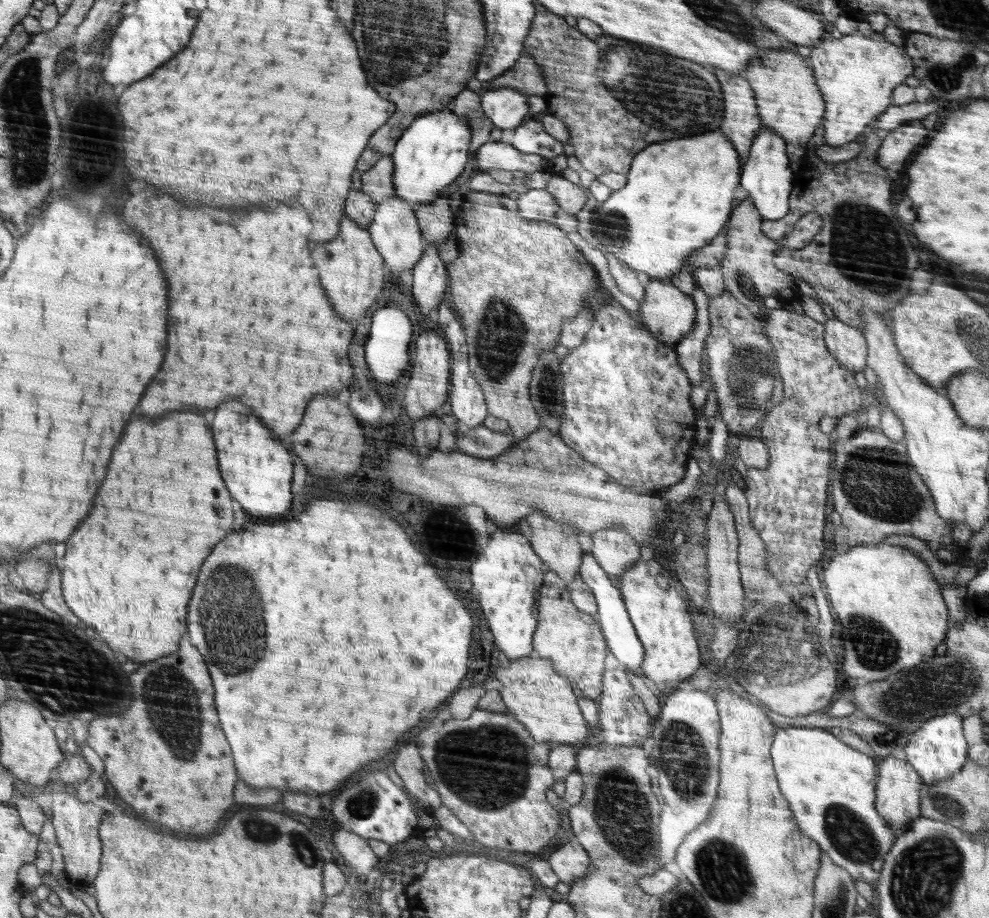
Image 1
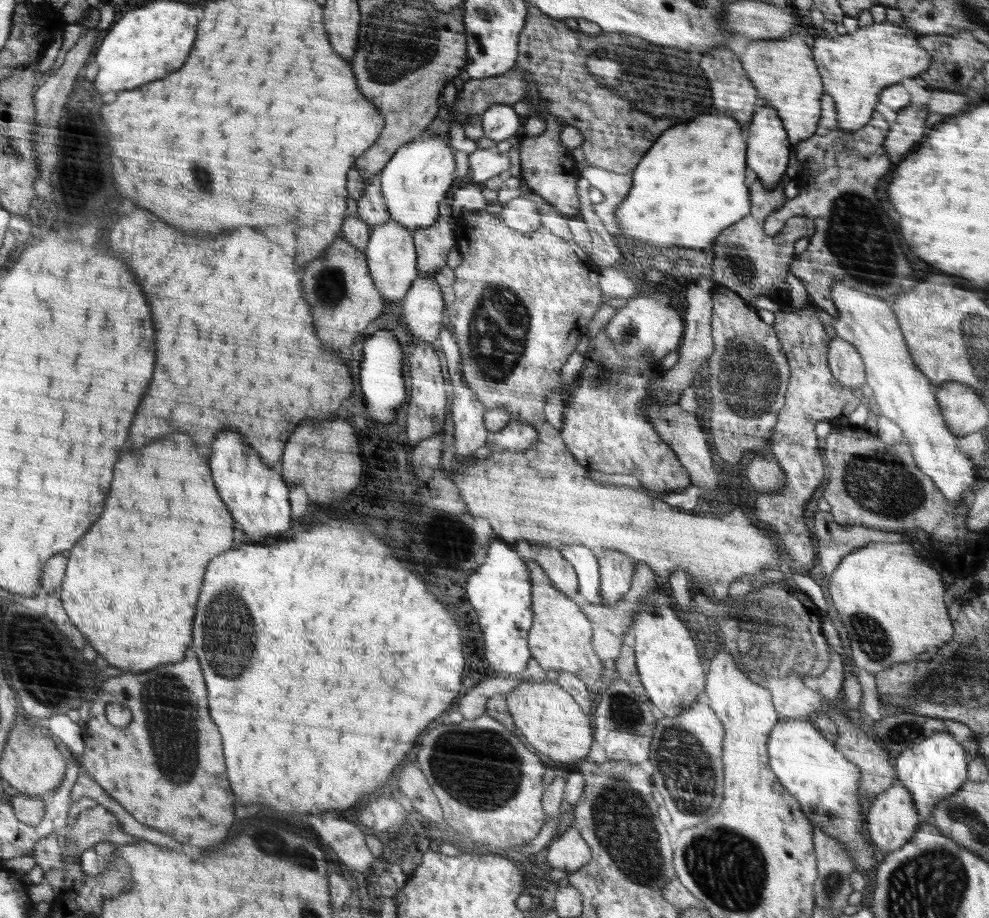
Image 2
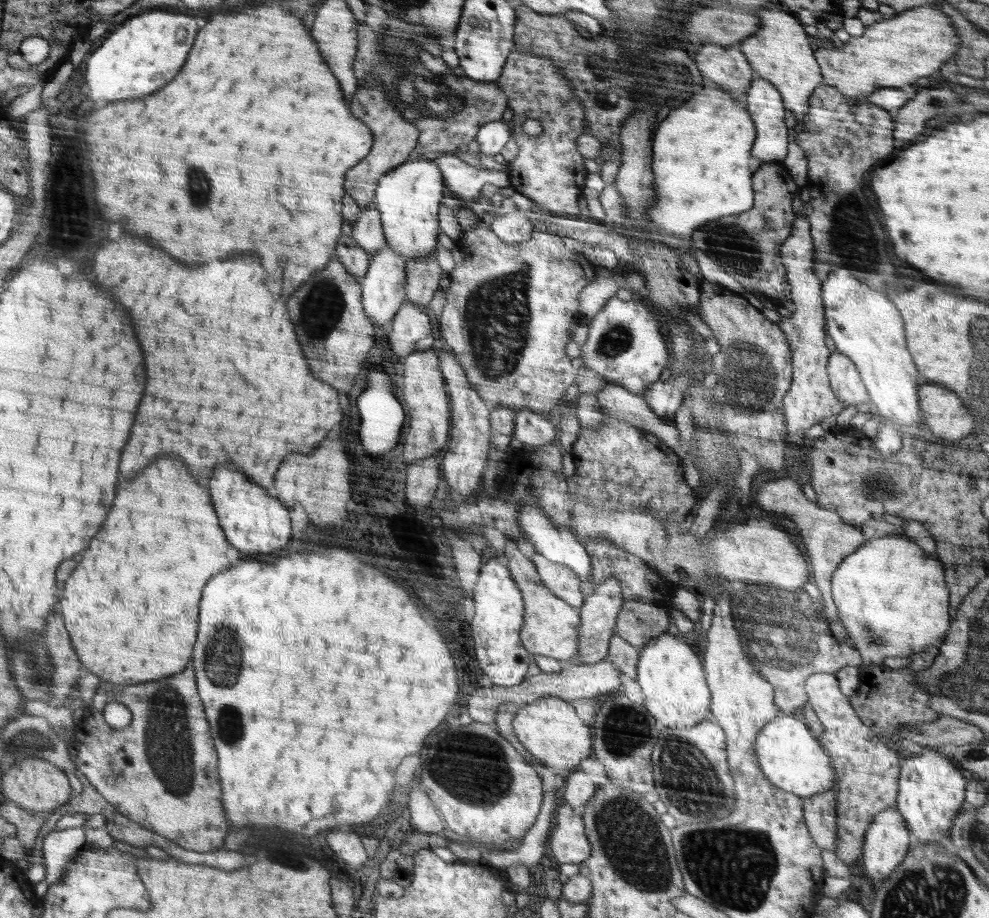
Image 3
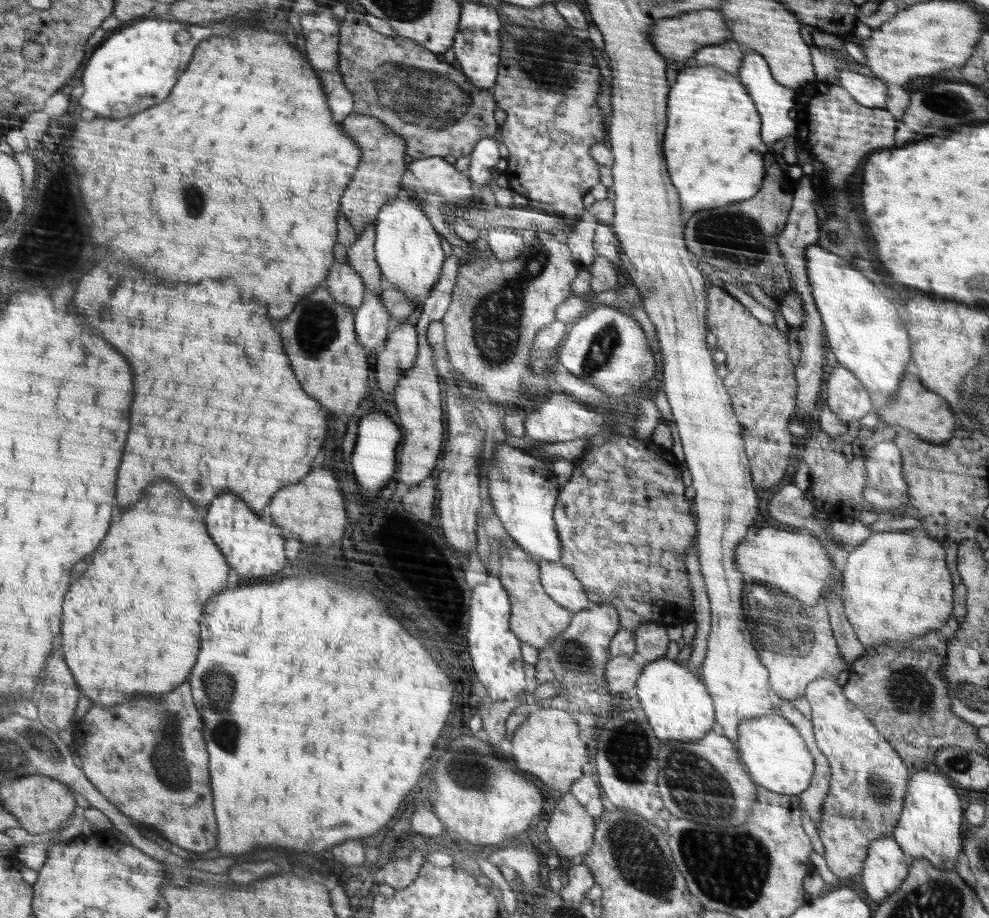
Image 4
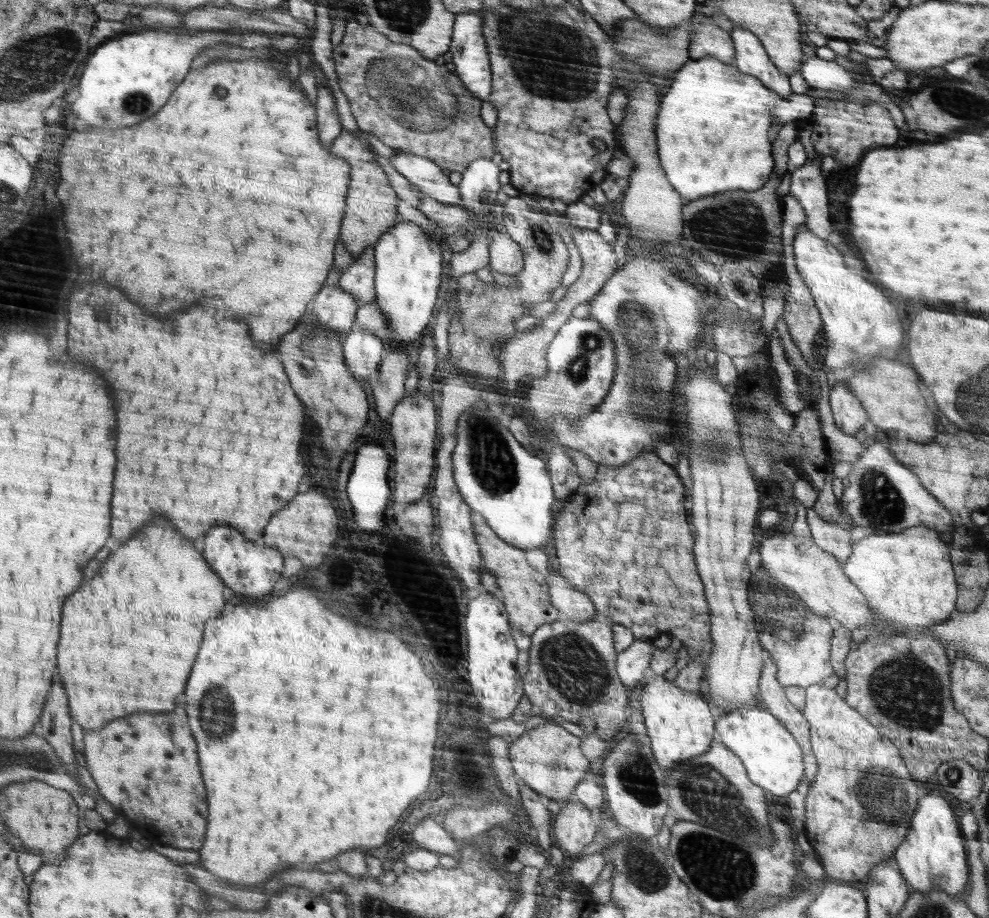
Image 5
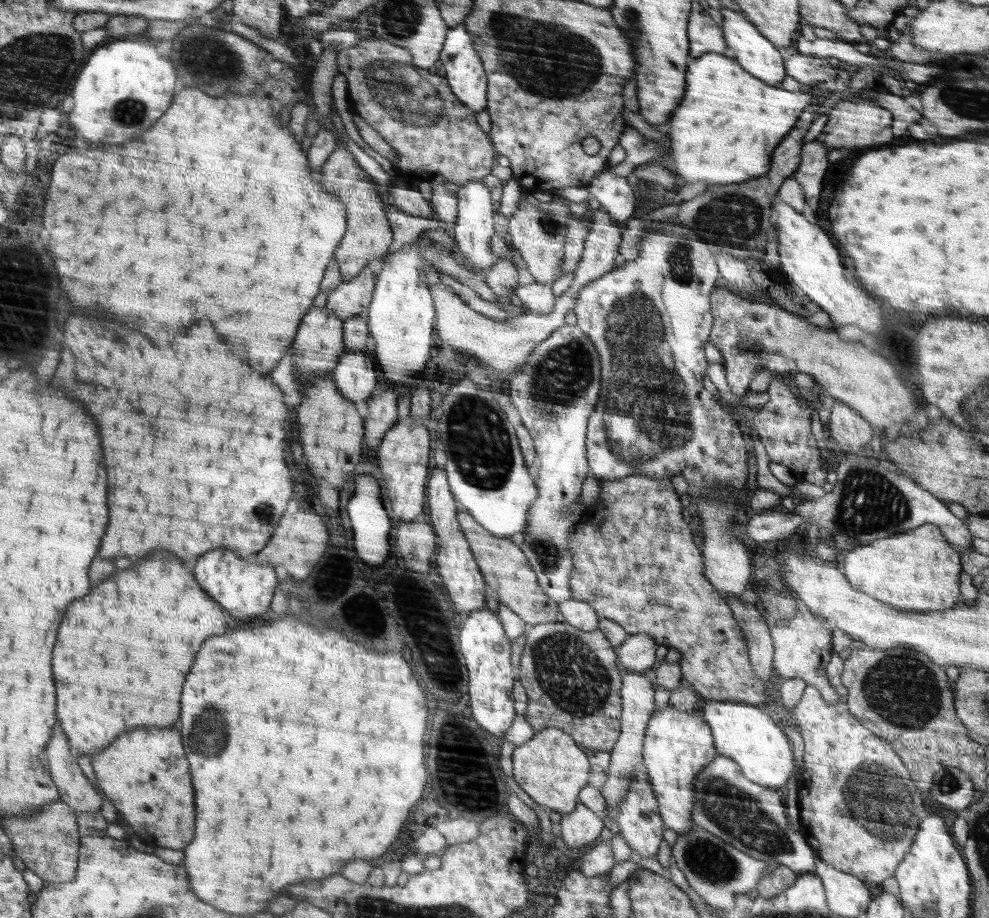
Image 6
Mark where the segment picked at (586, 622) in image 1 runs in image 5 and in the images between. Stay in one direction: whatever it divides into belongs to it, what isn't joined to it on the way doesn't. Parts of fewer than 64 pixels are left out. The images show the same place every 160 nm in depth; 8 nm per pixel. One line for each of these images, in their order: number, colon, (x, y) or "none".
2: (561, 638)
3: (551, 627)
4: (535, 618)
5: (525, 591)

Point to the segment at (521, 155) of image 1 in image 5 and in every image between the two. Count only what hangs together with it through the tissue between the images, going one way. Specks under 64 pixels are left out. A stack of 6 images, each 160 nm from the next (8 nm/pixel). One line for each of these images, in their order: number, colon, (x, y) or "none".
2: (483, 163)
3: (465, 181)
4: (436, 176)
5: (425, 175)

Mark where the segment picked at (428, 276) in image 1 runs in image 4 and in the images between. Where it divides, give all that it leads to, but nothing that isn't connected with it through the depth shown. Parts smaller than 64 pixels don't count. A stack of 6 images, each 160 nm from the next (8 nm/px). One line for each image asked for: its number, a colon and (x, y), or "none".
2: (423, 313)
3: (410, 331)
4: (397, 355)

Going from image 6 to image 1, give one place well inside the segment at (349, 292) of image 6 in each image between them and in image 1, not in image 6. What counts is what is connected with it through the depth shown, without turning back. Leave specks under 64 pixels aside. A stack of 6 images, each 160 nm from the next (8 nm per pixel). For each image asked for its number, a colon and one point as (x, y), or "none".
1: (377, 183)
2: (371, 205)
3: (367, 231)
4: (361, 253)
5: (359, 279)

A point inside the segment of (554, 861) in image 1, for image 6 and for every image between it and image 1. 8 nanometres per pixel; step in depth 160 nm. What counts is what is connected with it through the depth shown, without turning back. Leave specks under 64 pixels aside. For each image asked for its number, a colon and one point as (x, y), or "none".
2: (568, 851)
3: (569, 842)
4: (570, 831)
5: (573, 830)
6: (583, 826)

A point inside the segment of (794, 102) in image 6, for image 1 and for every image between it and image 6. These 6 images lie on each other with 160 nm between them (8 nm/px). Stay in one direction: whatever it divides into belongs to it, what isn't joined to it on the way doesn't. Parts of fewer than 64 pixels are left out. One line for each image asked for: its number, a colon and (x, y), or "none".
1: (678, 196)
2: (689, 186)
3: (702, 149)
4: (712, 141)
5: (703, 151)

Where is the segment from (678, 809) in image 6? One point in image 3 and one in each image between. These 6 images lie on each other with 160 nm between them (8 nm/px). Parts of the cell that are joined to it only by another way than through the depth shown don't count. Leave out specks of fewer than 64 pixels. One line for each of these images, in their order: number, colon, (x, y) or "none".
3: (671, 677)
4: (678, 707)
5: (679, 725)

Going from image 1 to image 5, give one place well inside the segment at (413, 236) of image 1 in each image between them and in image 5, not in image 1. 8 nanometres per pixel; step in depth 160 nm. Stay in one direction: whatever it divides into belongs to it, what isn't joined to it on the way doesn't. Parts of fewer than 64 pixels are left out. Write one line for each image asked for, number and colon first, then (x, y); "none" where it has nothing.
2: (390, 251)
3: (383, 286)
4: (372, 318)
5: (363, 351)

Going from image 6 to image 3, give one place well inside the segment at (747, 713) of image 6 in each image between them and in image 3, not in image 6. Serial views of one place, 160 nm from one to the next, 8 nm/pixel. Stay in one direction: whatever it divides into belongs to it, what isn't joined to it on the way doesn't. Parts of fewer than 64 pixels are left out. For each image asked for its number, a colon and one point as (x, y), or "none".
3: (791, 757)
4: (773, 752)
5: (770, 754)

